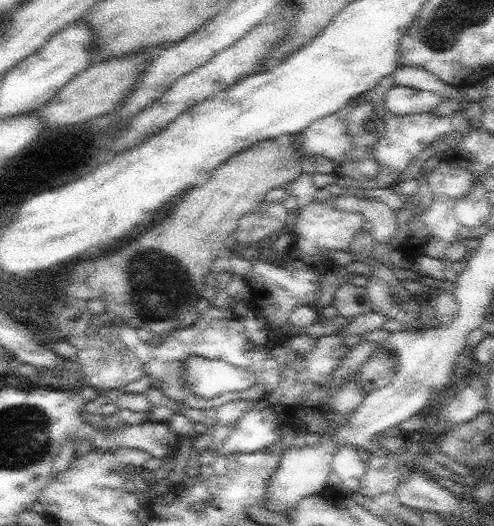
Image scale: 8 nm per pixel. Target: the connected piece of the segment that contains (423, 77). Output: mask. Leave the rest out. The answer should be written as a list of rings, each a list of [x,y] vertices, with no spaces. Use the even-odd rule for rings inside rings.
[[[399,66],[391,75],[394,77],[394,84],[396,86],[409,86],[416,90],[440,93],[448,99],[459,99],[462,109],[469,105],[469,101],[463,98],[458,89],[455,90],[455,87],[446,84],[435,74],[418,66]]]

